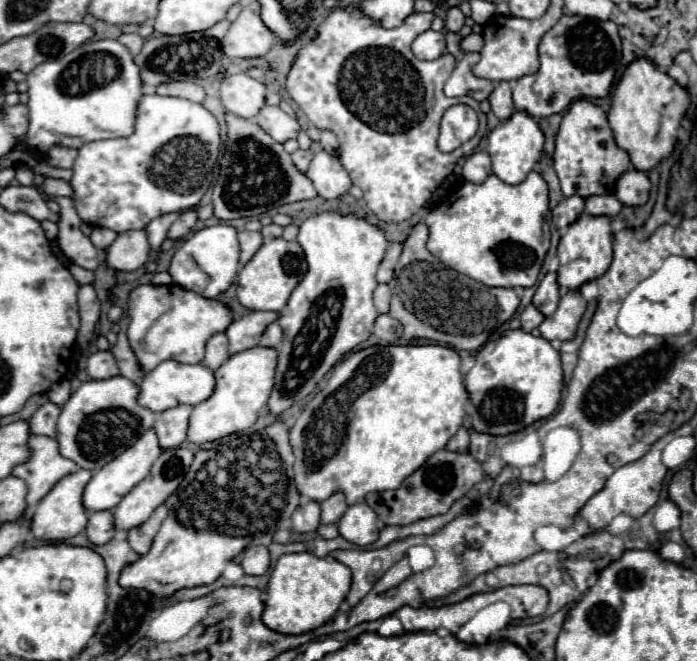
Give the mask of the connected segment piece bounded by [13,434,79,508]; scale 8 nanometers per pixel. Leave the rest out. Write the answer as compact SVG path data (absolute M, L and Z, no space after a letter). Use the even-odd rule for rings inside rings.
M31 434L29 442L29 460L13 468L13 476L25 480L27 484L27 506L35 508L39 500L67 474L77 472L77 464L65 460L59 454L57 440L49 436Z

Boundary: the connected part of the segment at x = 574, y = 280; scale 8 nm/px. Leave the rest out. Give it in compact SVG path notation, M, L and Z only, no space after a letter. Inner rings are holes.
M581 214L573 224L569 224L567 232L563 234L559 248L559 272L557 282L561 288L579 288L583 282L595 280L609 268L613 262L613 232L611 232L611 220L609 216L591 216Z

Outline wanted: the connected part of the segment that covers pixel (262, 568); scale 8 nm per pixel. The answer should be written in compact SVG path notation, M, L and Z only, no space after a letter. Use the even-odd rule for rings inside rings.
M251 544L241 556L241 568L249 576L261 576L269 568L269 550L261 544Z

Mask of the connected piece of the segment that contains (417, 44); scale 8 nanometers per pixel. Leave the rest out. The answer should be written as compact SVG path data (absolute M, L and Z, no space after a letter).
M427 30L413 40L411 50L419 60L435 60L445 52L445 36L443 32Z

